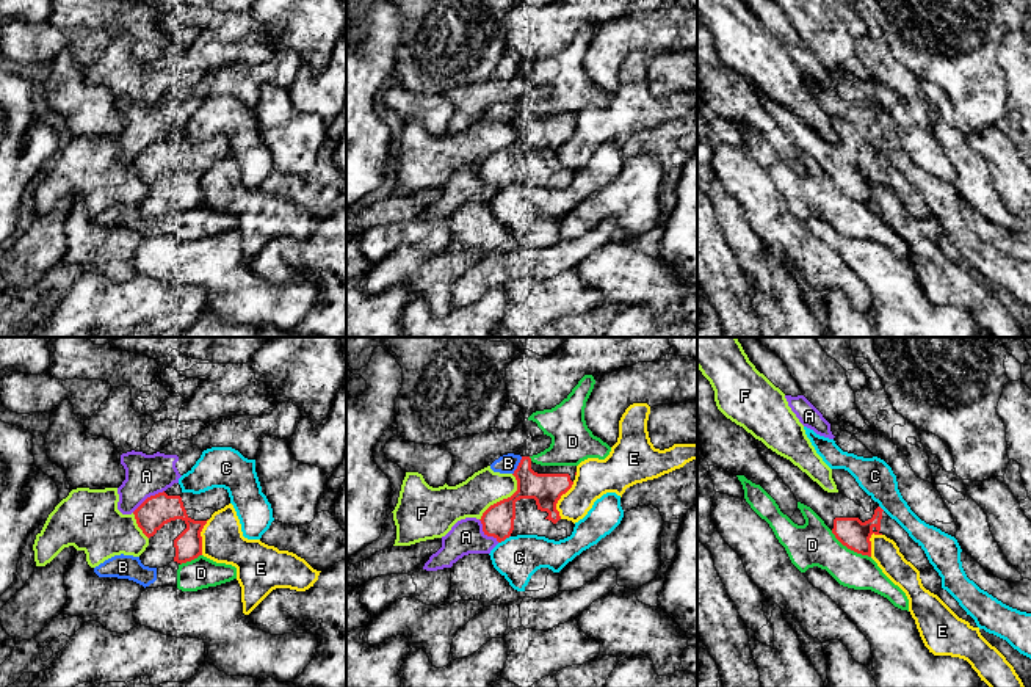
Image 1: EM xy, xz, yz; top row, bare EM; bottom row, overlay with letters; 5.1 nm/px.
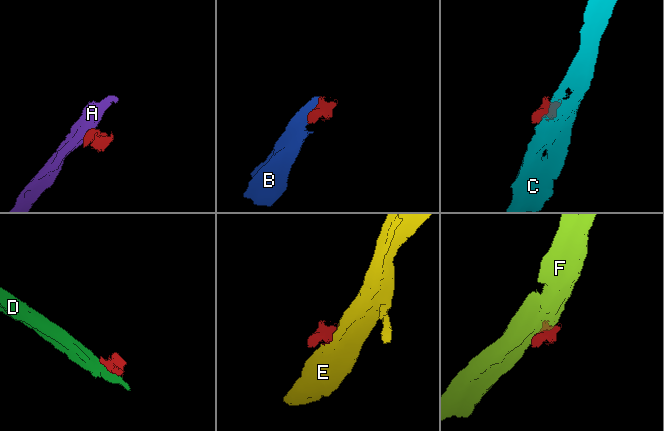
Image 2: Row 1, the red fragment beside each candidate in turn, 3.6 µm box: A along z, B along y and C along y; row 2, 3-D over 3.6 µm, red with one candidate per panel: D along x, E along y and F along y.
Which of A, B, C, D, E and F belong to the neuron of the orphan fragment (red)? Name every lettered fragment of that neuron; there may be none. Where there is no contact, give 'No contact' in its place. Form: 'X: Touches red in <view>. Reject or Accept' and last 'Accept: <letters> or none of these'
A: Touches red in xy. Reject
B: Touches red in xz. Reject
C: Touches red in xz. Reject
D: Touches red in yz. Reject
E: Touches red in xz. Reject
F: Touches red in xz. Reject
Accept: none of these

